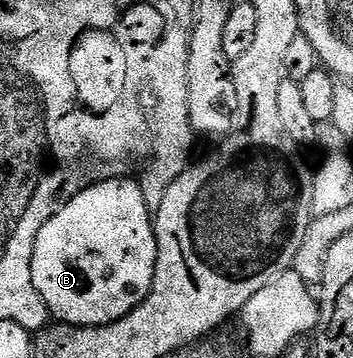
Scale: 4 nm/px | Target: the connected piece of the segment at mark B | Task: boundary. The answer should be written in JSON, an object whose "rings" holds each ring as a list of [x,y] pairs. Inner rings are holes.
{"rings":[[[111,178],[104,182],[94,182],[91,186],[86,186],[77,191],[72,198],[68,199],[58,209],[56,214],[45,221],[43,228],[37,233],[35,248],[33,249],[33,259],[31,260],[31,276],[39,296],[47,304],[50,315],[54,319],[70,326],[106,326],[108,322],[117,322],[121,318],[127,317],[136,306],[149,294],[149,289],[155,276],[155,260],[157,259],[157,245],[155,244],[155,232],[153,231],[153,219],[151,217],[151,206],[145,203],[145,194],[136,186],[136,181]]]}

